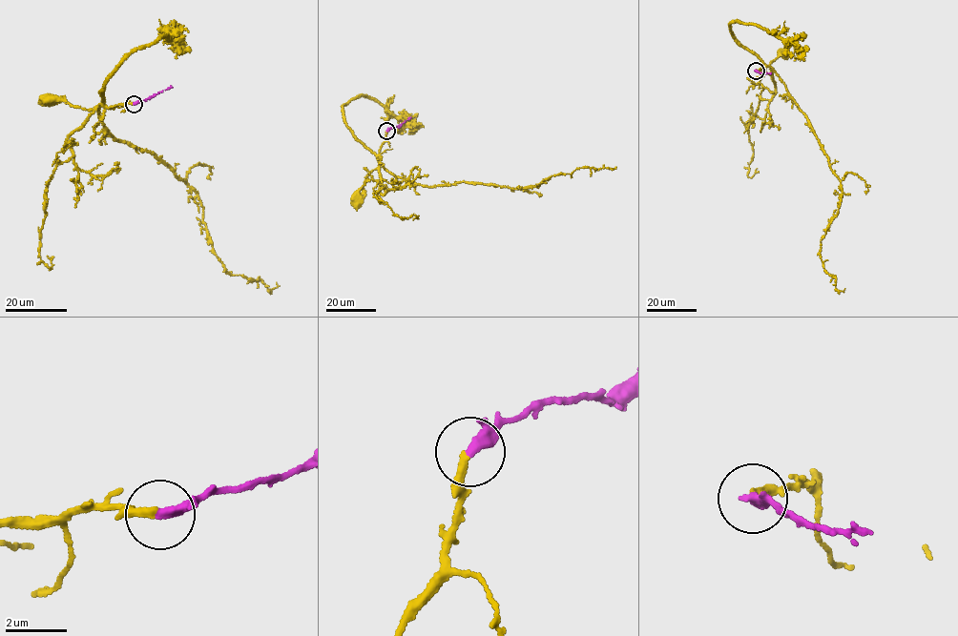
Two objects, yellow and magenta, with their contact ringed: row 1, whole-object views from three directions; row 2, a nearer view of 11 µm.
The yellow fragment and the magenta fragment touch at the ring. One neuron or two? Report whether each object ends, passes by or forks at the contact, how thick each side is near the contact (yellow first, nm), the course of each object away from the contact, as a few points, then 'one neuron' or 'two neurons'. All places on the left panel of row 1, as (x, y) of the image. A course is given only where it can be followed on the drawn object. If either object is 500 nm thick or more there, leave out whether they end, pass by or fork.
yellow ends | magenta ends | 240/360 nm | yellow via (133, 104), (128, 102), (108, 107), (100, 103), (88, 111), (67, 102), (46, 100) | magenta via (134, 104), (173, 87) | one neuron

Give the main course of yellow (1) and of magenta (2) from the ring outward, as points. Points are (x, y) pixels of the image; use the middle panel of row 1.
1: (386, 132), (379, 151), (378, 168), (369, 173), (354, 199)
2: (387, 131), (400, 126), (411, 116)

